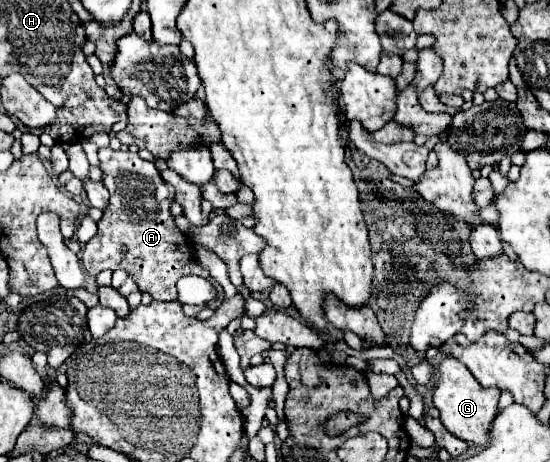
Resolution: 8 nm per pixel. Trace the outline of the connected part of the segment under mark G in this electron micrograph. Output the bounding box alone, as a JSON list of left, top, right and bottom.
[434,358,500,446]

